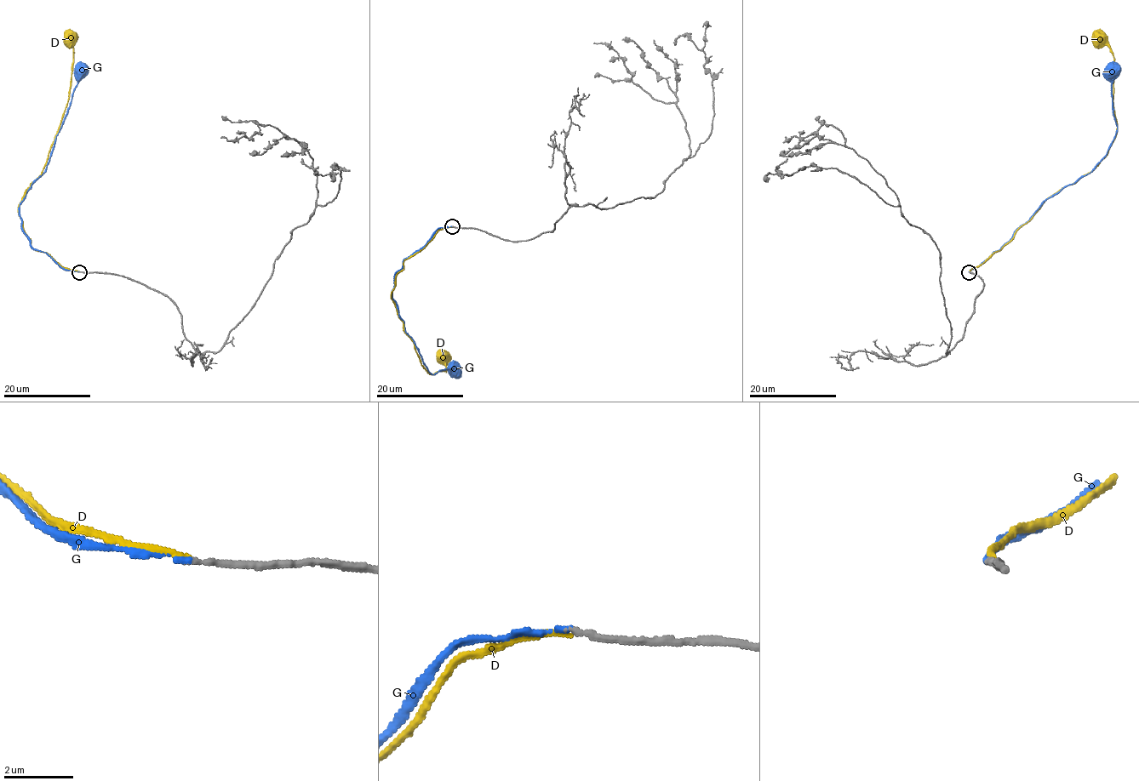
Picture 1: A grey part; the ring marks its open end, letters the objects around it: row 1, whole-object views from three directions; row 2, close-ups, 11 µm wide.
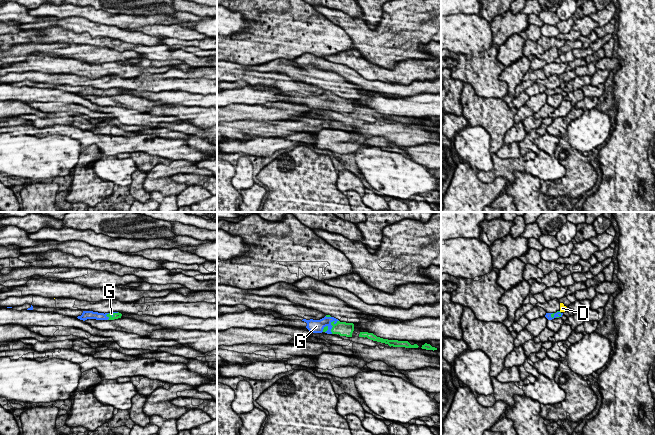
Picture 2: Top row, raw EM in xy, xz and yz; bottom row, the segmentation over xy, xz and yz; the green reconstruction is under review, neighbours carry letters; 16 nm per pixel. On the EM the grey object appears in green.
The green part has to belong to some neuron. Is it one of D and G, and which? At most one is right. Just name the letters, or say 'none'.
G

